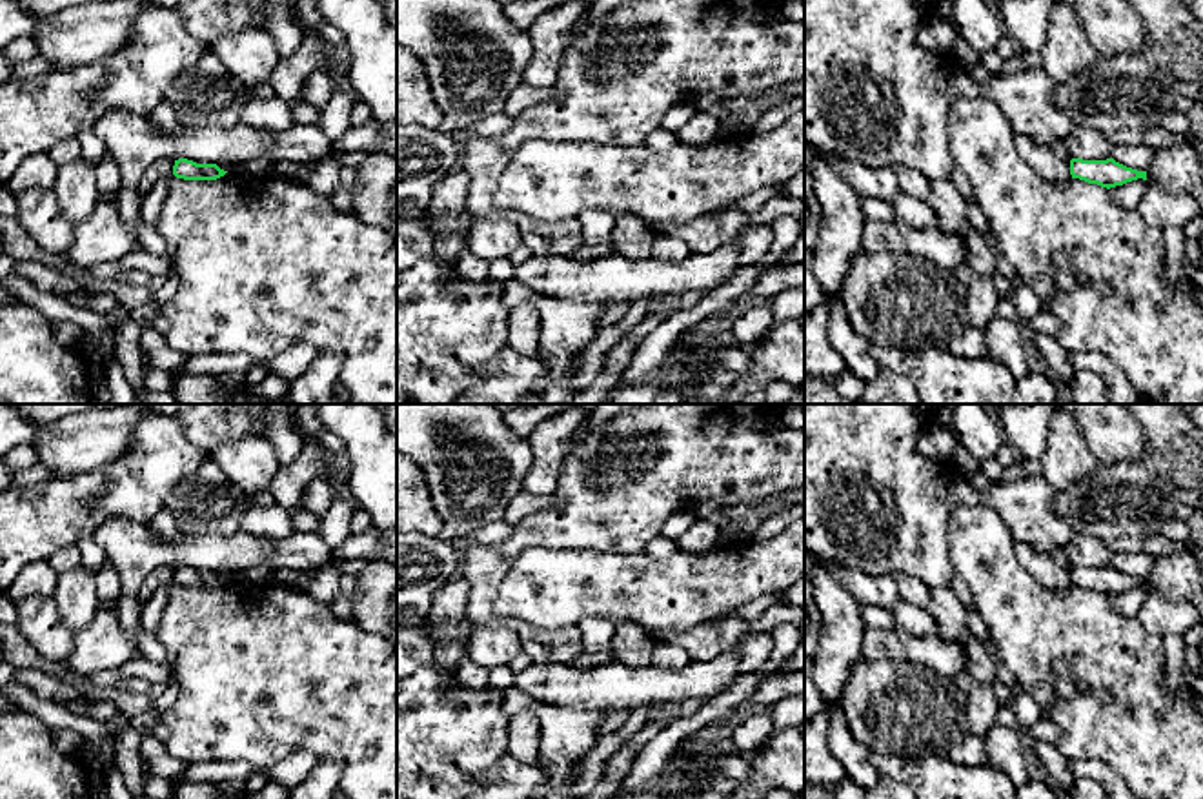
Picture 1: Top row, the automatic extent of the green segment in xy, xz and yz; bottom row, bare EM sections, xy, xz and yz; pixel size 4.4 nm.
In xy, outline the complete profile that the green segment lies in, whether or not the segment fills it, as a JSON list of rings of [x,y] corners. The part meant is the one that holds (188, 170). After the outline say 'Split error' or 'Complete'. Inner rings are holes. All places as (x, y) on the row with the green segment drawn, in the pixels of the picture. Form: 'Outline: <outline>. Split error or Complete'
Outline: [[[178,158],[173,166],[173,175],[184,180],[217,180],[226,173],[217,164],[197,164],[187,158]]]. Complete

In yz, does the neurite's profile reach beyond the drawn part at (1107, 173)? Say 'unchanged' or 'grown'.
unchanged

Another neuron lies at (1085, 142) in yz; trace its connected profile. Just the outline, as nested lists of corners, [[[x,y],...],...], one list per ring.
[[[1077,126],[1065,140],[1072,158],[1107,160],[1112,153],[1112,144],[1094,127]]]

